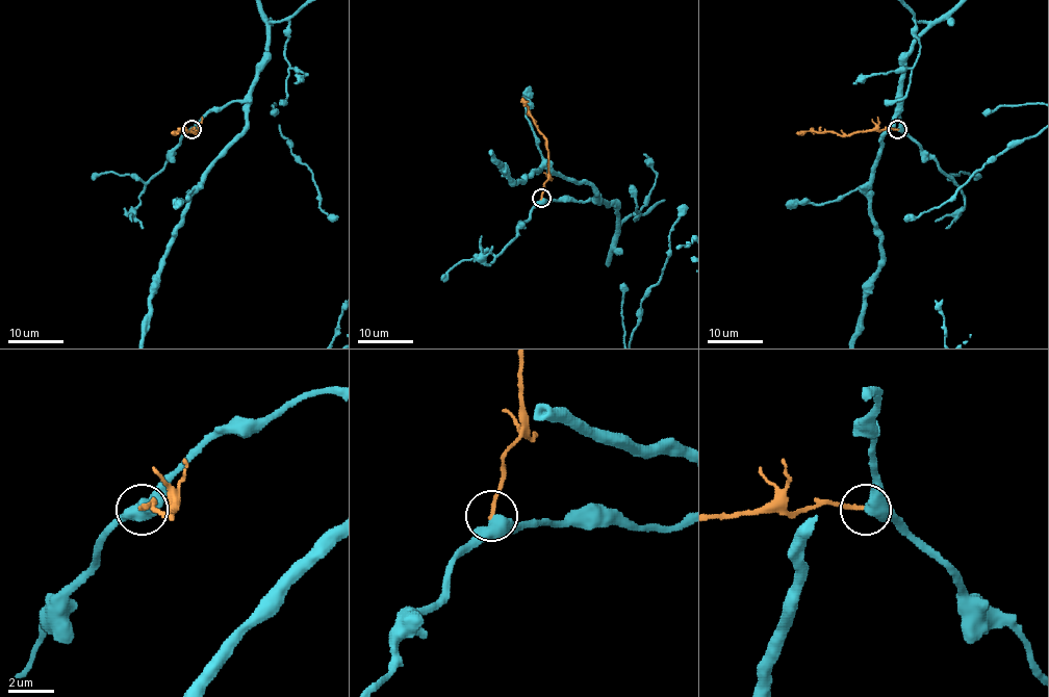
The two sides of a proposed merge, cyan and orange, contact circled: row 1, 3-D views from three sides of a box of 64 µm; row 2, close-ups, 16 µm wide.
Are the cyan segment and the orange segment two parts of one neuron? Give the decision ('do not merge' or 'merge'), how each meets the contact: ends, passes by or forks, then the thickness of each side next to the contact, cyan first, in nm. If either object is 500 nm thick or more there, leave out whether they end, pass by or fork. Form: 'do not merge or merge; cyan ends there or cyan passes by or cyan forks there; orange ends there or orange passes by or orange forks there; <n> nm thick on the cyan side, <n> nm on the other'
do not merge; cyan passes by; orange ends there; 480 nm thick on the cyan side, 150 nm on the other

